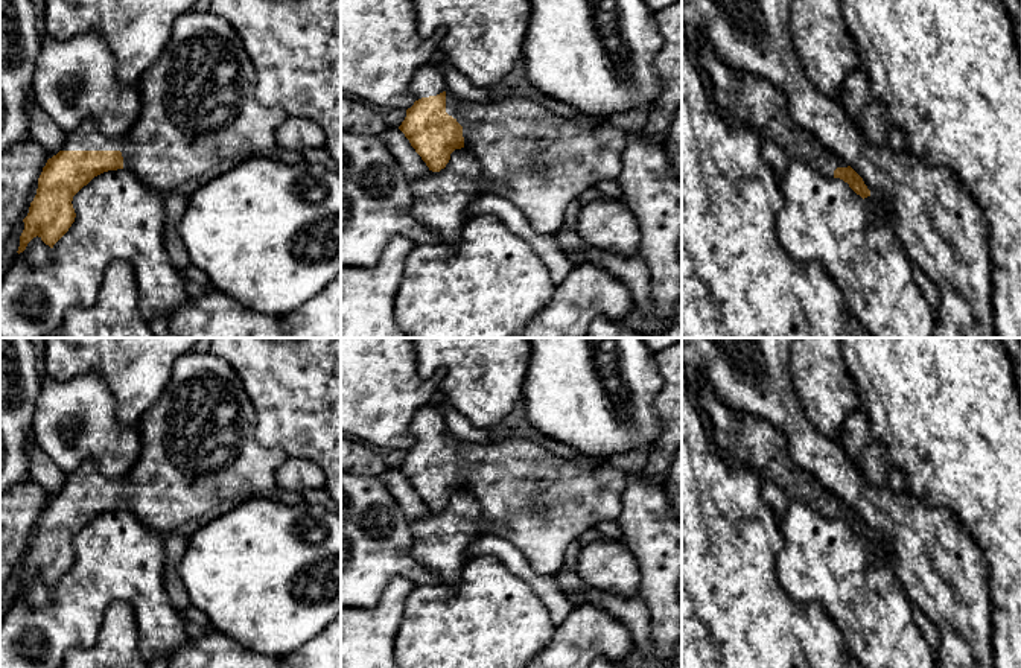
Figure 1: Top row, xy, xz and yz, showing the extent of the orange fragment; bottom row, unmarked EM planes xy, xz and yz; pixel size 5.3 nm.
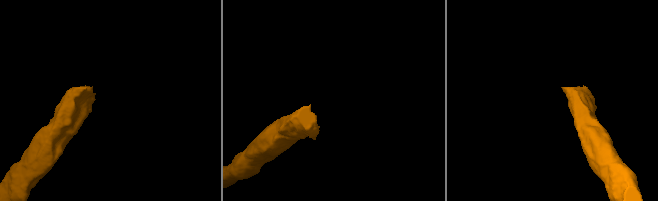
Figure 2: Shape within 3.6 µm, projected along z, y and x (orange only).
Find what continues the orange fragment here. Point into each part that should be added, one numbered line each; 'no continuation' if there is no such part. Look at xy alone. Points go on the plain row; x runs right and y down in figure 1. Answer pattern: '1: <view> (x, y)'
1: xy (198, 440)

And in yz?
1: yz (767, 449)

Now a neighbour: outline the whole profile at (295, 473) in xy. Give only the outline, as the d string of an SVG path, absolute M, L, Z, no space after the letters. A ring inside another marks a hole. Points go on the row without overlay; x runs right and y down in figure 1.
M288 456L277 469L275 481L280 488L297 491L326 487L326 476L321 467L304 458Z

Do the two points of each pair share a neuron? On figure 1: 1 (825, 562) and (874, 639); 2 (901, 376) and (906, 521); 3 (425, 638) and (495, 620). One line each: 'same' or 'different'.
1: same
2: different
3: same

